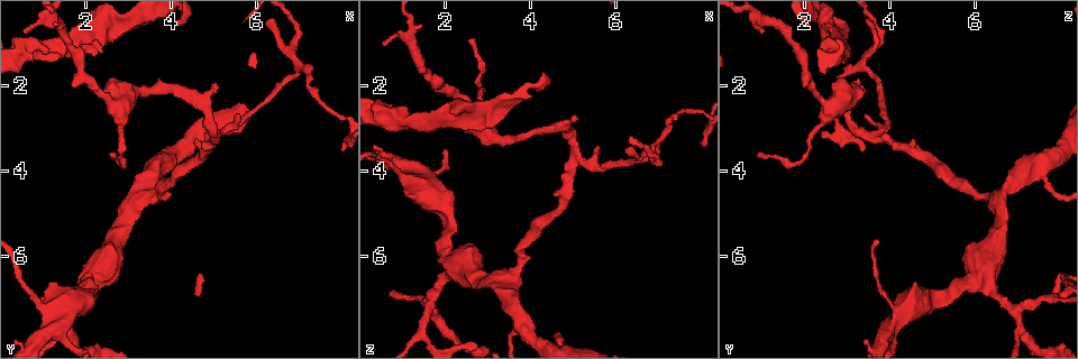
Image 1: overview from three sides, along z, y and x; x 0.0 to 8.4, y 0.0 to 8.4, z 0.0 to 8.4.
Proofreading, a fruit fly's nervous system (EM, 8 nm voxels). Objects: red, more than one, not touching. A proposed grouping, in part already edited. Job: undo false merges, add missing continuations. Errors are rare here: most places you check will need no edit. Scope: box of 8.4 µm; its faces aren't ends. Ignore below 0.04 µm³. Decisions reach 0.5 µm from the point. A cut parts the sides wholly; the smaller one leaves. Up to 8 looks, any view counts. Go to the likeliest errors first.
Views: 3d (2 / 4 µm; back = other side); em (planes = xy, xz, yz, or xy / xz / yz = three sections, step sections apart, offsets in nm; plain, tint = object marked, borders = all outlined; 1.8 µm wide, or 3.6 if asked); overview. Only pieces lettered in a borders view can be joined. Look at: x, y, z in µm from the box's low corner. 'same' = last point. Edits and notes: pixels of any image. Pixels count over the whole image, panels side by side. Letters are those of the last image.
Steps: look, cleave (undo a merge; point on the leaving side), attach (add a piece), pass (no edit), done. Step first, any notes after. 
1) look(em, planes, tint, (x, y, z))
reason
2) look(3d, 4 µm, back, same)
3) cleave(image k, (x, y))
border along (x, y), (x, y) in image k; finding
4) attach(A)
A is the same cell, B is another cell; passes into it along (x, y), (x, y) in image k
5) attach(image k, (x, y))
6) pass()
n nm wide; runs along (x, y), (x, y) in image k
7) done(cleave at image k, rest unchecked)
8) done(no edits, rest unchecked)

look(em, planes, borders, (4.15, 0.60, 2.10))
tapers out

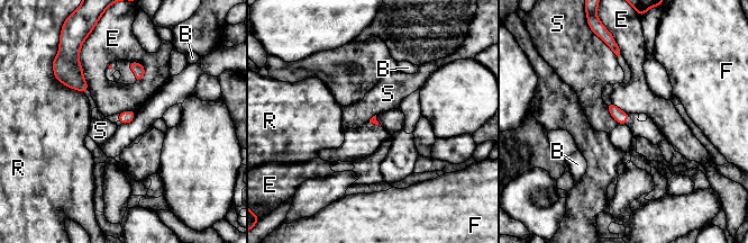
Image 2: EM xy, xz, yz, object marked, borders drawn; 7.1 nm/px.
pass()
B, E, F, R and S are other cells; border along (605, 105), (610, 115), (618, 123) in image 2; none of them fits

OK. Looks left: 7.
look(em, planes, borders, (2.15, 1.30, 2.90))
branch stops here

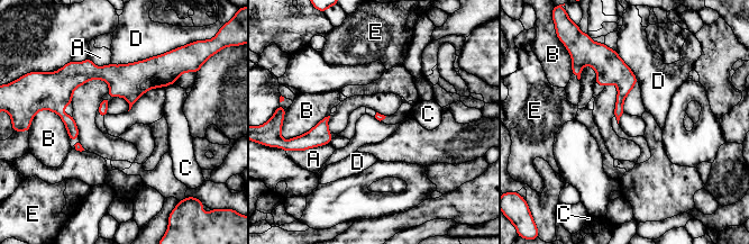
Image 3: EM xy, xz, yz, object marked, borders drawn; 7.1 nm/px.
pass()
A, B, C, D and E are other cells; runs along (172, 79), (85, 73), (57, 107) in image 3; none of them fits

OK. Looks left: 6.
look(3d, 4 µm, (6.95, 1.60, 3.40))
three arms meet

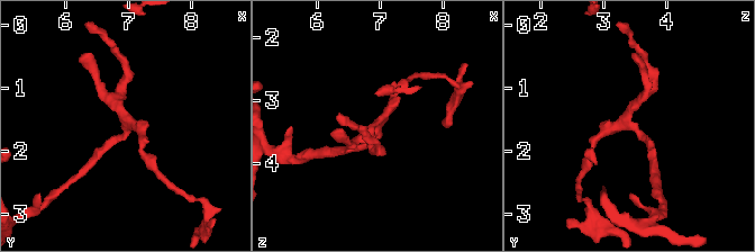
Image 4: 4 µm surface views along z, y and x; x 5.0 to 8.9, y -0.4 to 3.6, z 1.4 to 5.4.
look(em, xz, step 16, tint, (6.95, 1.60, 3.40))
now the EM

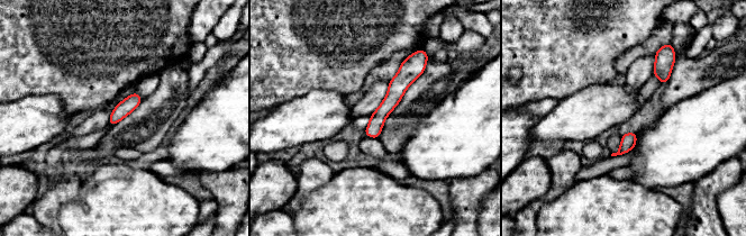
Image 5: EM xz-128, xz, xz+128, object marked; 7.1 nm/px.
look(em, planes, borders, same)

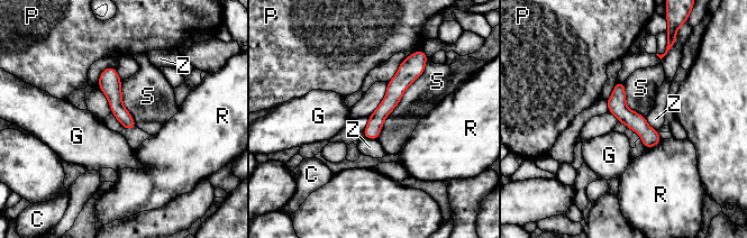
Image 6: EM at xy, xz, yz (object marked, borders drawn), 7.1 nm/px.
pass()
S touches over 650 nm; C, G, P, R, S and Z are other cells; all the same neuron

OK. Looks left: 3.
look(em, planes, borders, (5.05, 3.25, 3.80))
abrupt turn

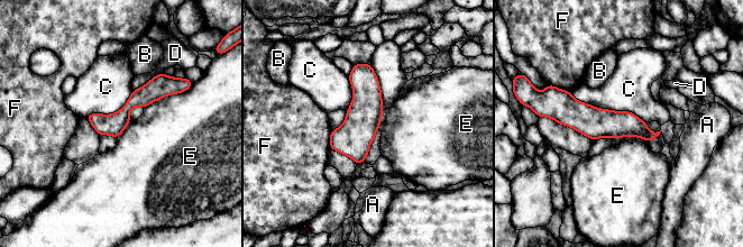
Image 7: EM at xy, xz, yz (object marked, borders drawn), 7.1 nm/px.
pass()
A, B, C, D, E and F are other cells; runs along (553, 111), (653, 135) in image 7; one neuron here

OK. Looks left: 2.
done(no edits, rest unchecked)

